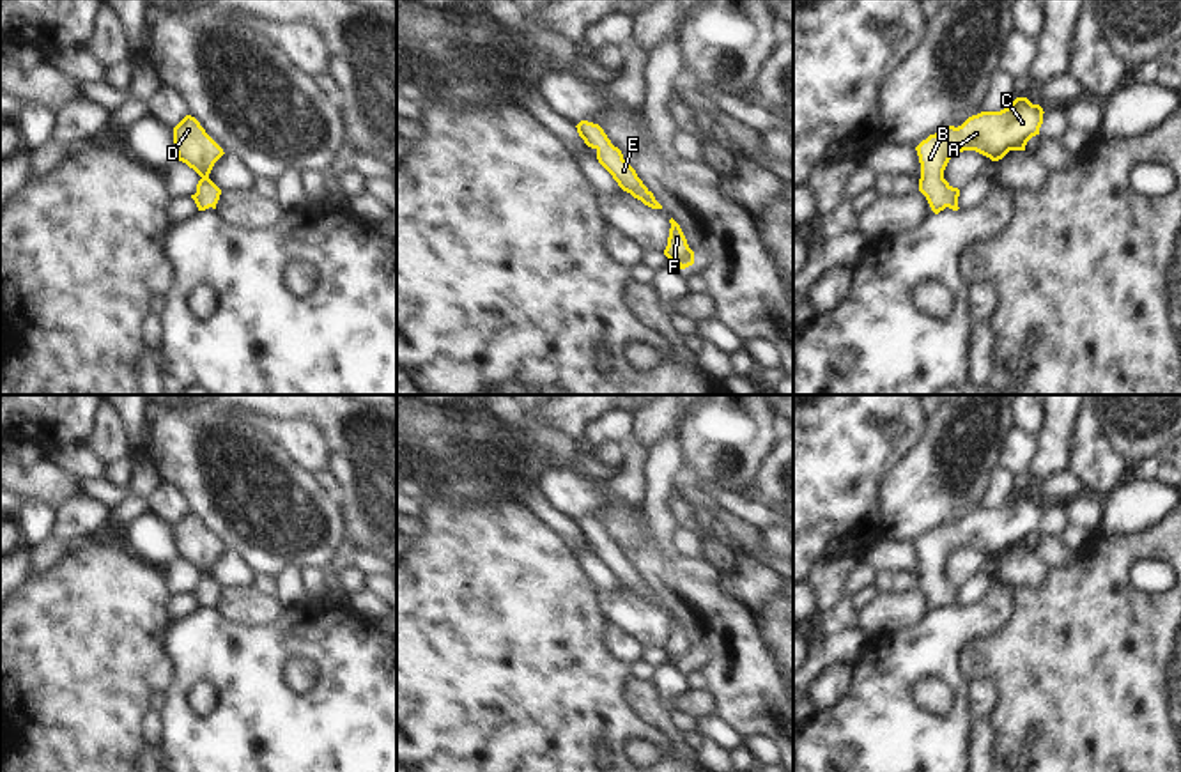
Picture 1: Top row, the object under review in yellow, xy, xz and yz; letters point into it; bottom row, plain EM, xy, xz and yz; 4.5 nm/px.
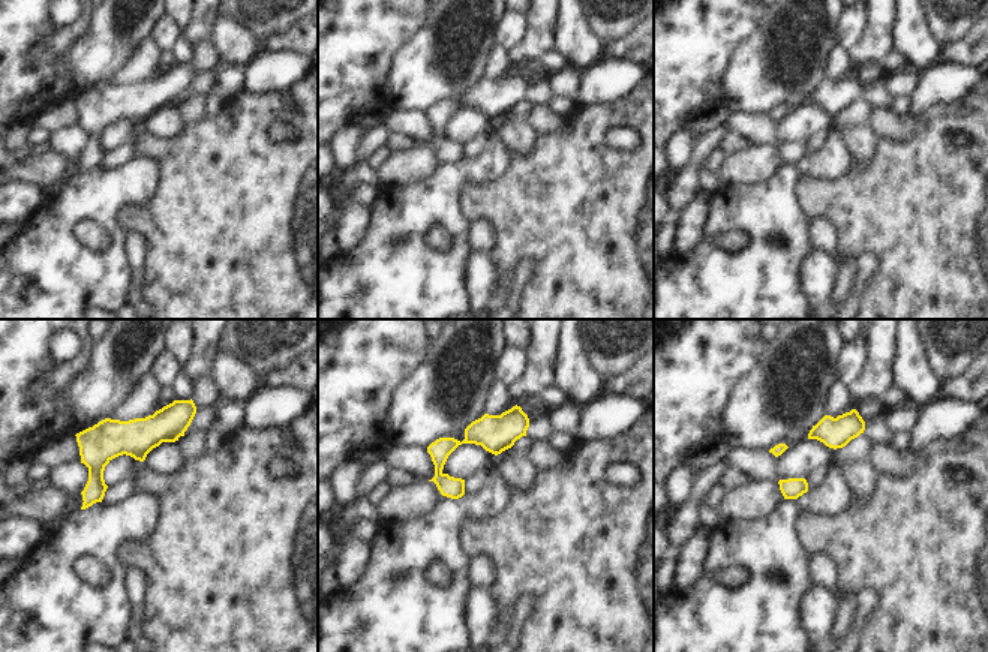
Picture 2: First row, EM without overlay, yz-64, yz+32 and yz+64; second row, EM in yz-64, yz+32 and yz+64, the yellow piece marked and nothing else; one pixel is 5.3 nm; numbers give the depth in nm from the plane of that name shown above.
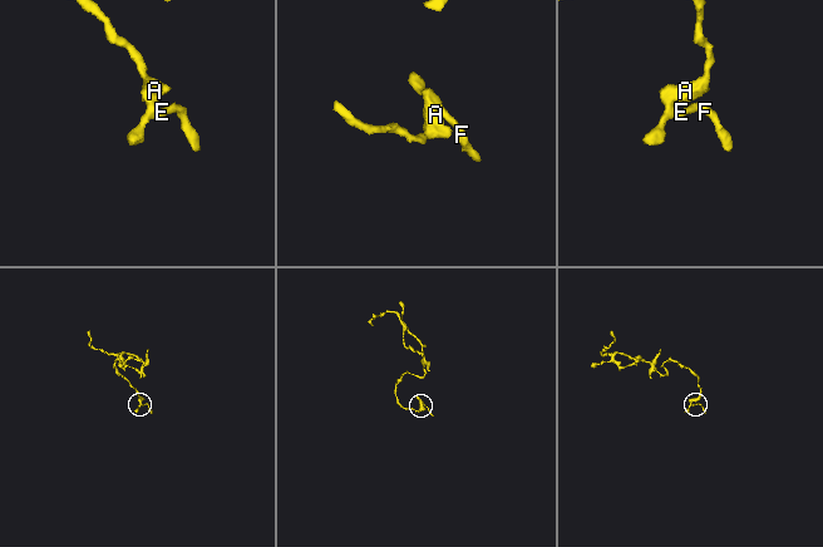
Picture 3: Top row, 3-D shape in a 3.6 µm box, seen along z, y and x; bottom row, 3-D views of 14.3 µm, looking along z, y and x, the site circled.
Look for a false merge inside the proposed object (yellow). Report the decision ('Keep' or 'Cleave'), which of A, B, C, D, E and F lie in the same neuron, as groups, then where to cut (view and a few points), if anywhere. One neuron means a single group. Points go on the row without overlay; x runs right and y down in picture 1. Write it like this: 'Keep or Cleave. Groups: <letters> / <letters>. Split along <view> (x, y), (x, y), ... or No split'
Keep. Groups: A B C D E F. No split.

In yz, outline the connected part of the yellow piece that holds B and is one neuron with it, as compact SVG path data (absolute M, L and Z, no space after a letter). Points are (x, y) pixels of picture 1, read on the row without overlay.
M1016 494L1000 508L981 508L961 522L946 522L930 531L915 547L921 560L919 588L931 607L938 611L946 604L958 607L960 586L944 575L951 554L963 547L976 547L992 558L1002 556L1009 547L1025 547L1027 538L1039 531L1043 505L1027 494Z

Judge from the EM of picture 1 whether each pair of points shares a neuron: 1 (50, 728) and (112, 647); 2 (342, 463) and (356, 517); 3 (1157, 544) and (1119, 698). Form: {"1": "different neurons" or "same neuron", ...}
{"1": "same neuron", "2": "same neuron", "3": "same neuron"}

